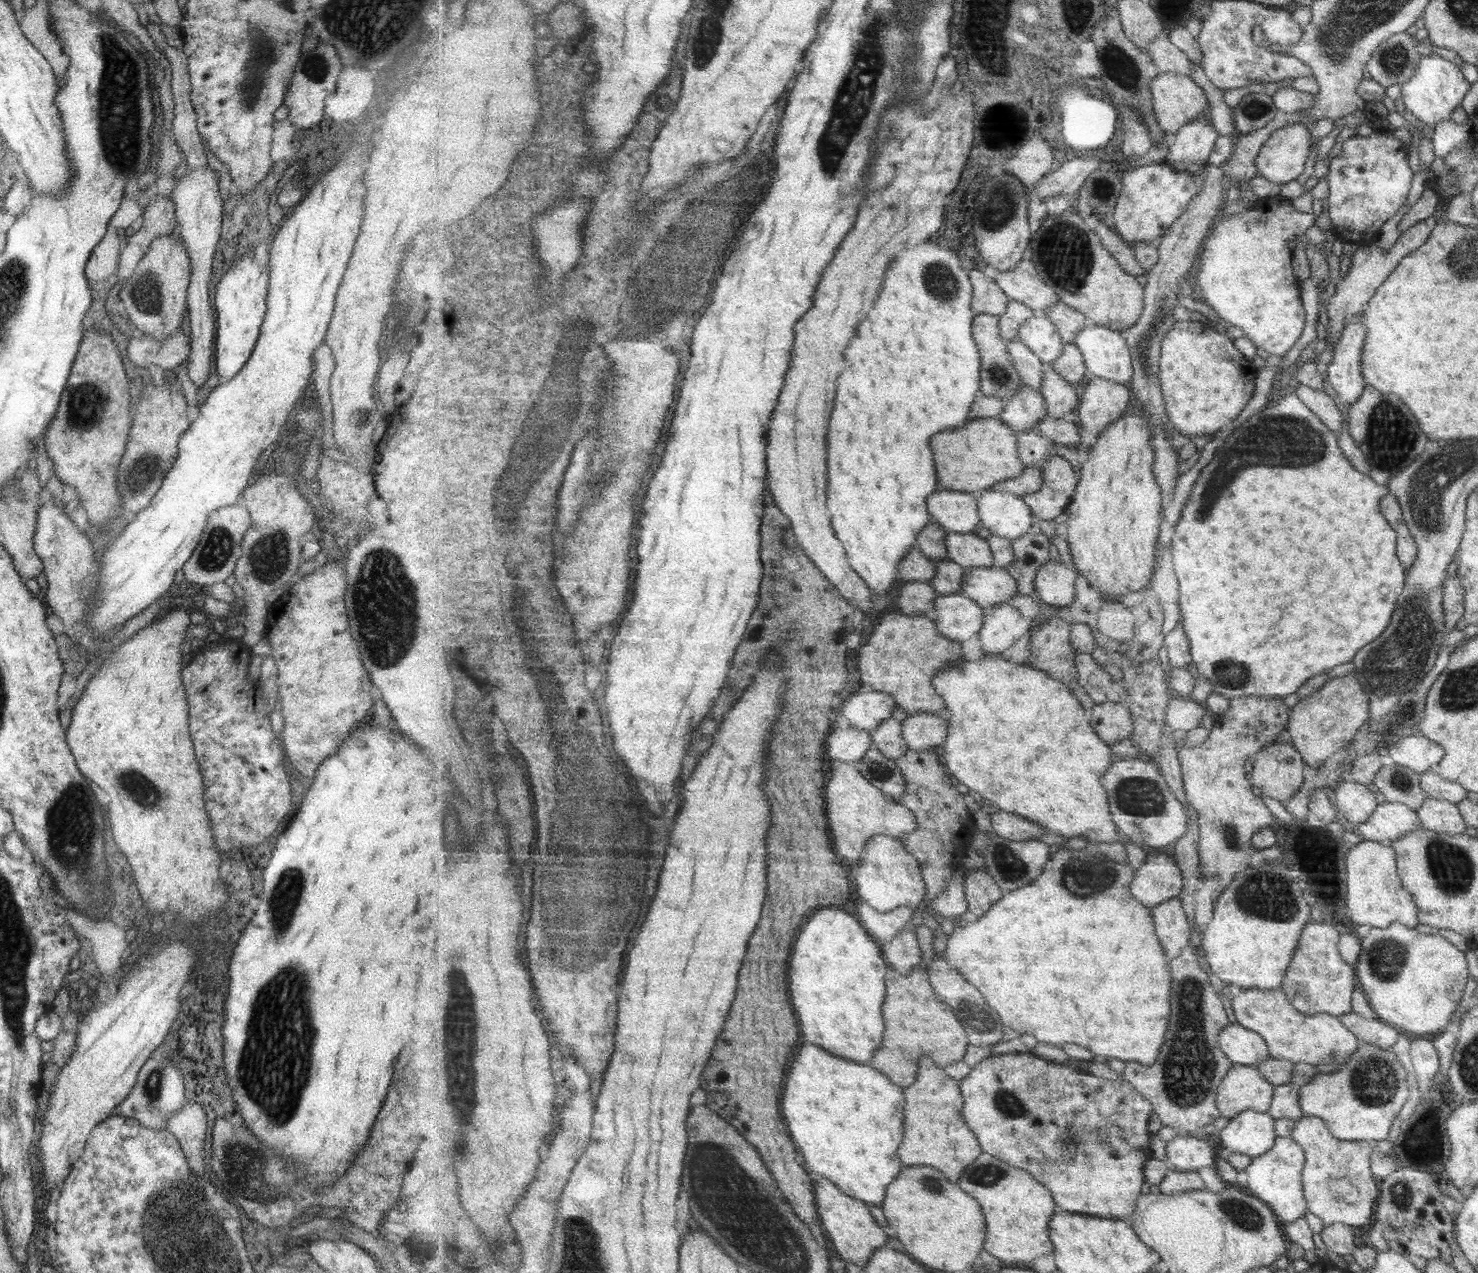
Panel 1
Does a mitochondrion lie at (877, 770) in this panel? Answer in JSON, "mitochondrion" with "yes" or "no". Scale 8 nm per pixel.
{"mitochondrion":"yes"}

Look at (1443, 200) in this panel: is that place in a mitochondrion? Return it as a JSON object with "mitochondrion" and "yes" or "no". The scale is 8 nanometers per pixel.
{"mitochondrion":"no"}

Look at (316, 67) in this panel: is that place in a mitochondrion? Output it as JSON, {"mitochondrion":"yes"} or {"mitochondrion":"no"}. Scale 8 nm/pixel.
{"mitochondrion":"yes"}

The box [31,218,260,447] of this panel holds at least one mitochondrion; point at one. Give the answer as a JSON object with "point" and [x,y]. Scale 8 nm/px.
{"point":[85,407]}

